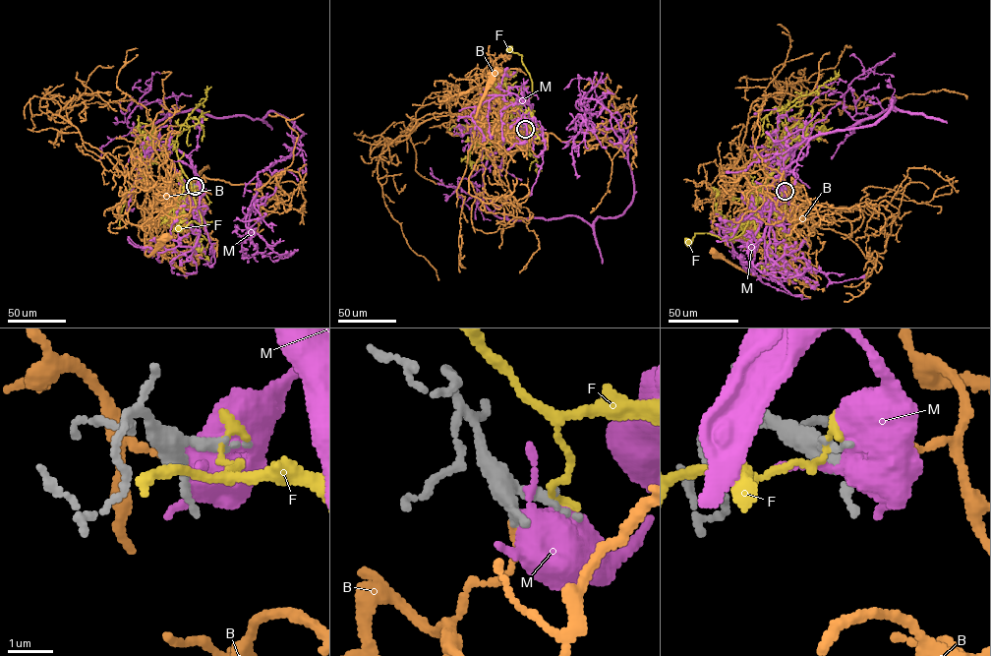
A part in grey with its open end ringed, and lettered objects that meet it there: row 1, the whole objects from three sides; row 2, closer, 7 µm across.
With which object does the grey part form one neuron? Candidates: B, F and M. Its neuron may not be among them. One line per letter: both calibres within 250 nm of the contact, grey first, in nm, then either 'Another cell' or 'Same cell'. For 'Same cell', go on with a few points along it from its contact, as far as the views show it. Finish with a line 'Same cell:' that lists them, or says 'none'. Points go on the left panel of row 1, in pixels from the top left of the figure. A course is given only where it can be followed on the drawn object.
B: Thickness 280 nm (grey) against 180 nm. Another cell
F: Thickness 260 nm (grey) against 220 nm. Another cell
M: Thickness 320 nm (grey) against 550 nm. Another cell
Same cell: none

